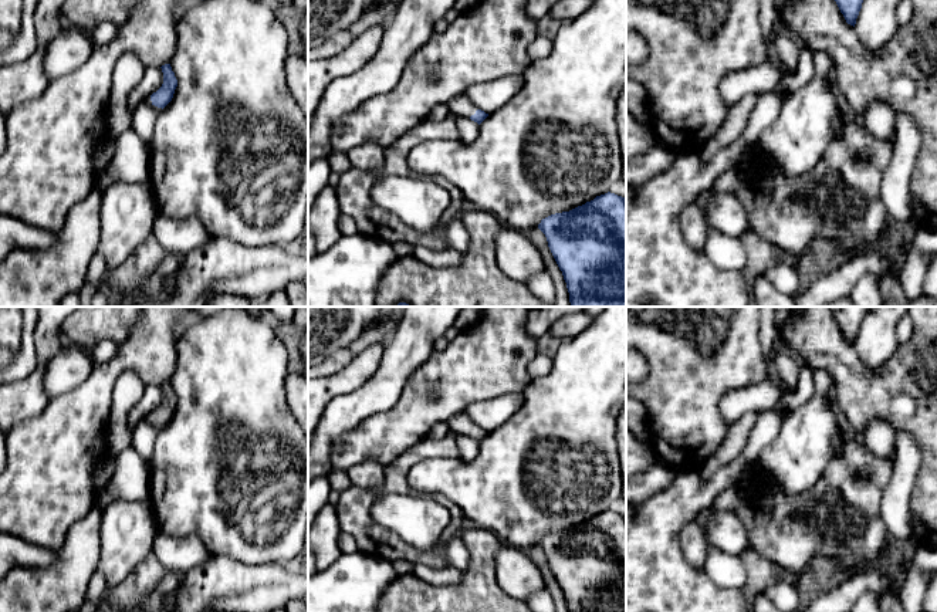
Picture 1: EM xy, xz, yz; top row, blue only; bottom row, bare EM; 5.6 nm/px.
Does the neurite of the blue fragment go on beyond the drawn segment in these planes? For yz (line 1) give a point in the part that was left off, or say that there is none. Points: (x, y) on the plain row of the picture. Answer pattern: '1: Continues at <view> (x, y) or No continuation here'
1: No continuation here

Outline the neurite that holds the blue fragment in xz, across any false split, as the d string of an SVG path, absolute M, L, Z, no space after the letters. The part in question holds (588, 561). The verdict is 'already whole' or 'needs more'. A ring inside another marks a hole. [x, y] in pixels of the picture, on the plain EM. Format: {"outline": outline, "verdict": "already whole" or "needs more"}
{"outline": "M608 510L569 530L542 537L538 547L547 555L569 612L626 612L625 515Z", "verdict": "already whole"}

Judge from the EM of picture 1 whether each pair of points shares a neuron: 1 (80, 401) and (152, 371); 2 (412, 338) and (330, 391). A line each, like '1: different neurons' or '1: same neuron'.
1: same neuron
2: different neurons

